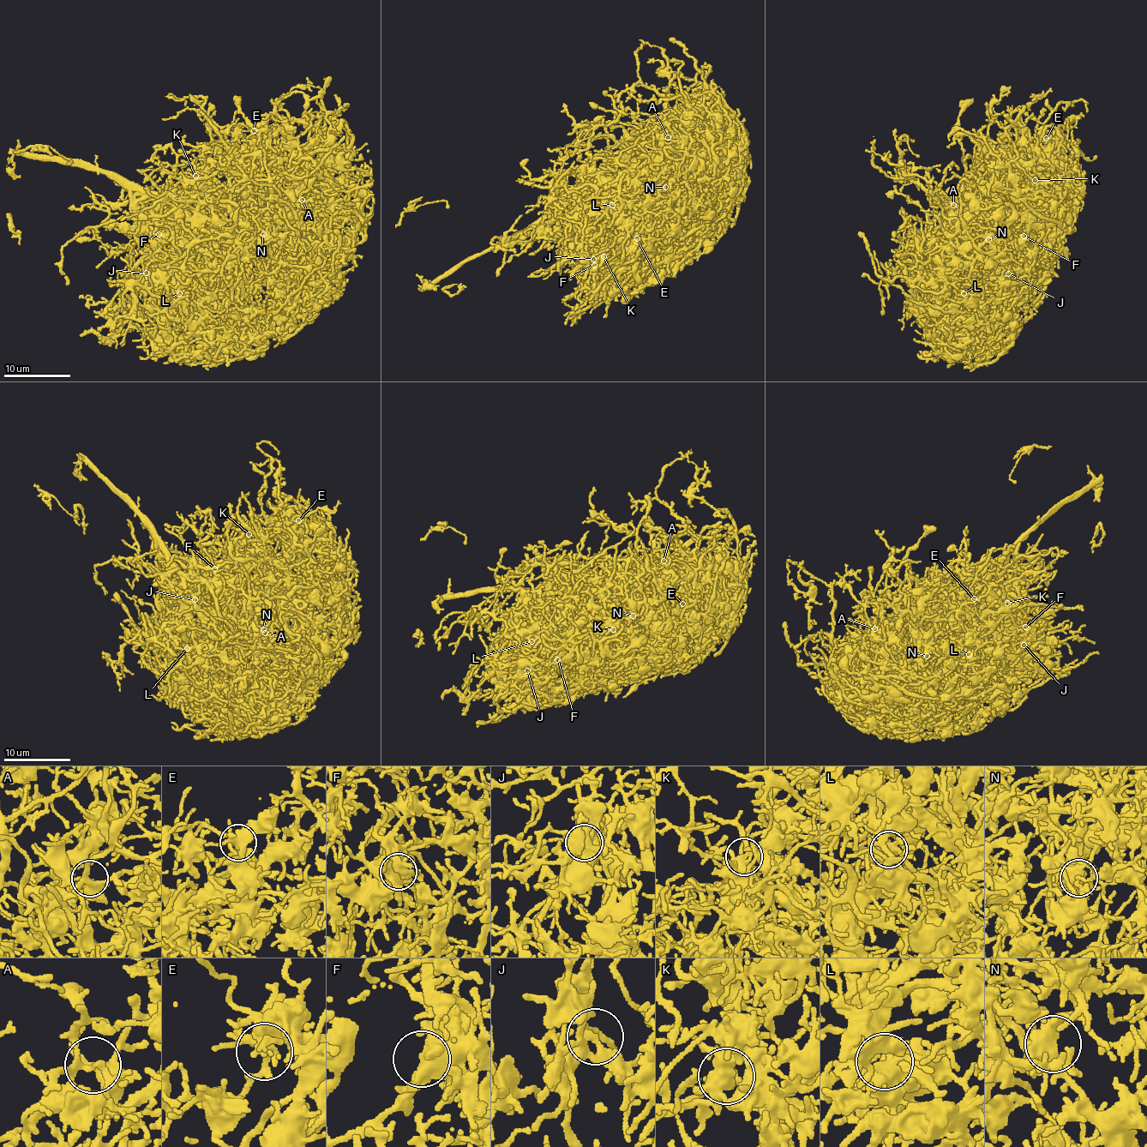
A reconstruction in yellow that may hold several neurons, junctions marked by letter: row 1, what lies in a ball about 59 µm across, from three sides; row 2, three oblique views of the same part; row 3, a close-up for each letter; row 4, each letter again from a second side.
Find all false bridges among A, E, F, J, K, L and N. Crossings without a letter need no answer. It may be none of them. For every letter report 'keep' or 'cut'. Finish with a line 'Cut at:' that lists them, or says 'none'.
A: keep
E: keep
F: keep
J: keep
K: keep
L: keep
N: keep
Cut at: none

